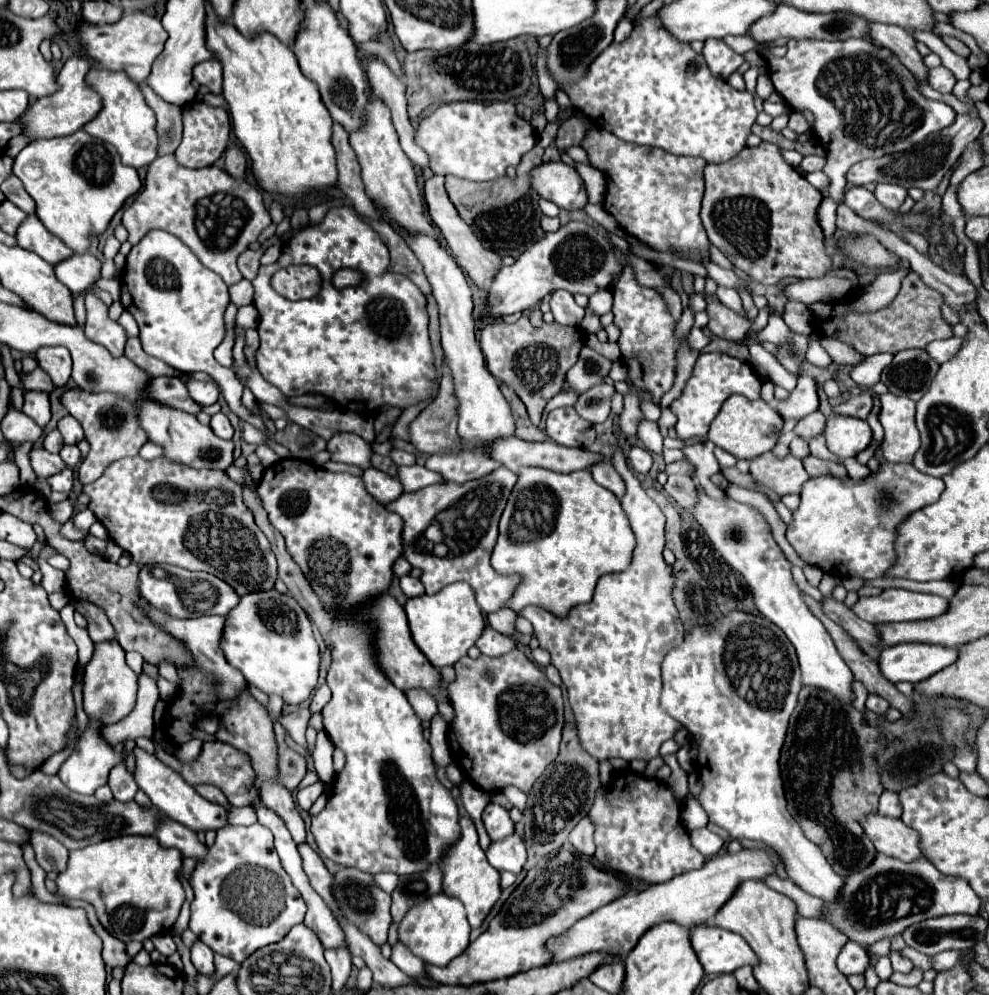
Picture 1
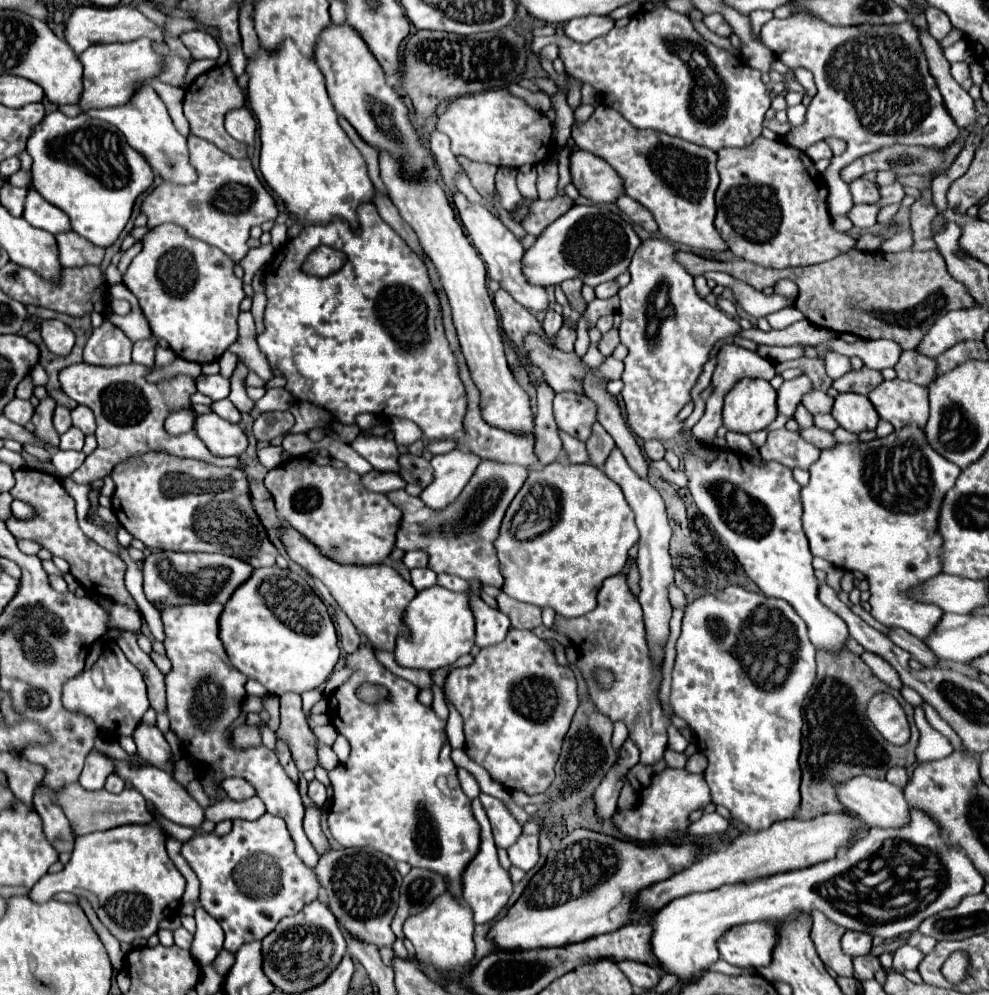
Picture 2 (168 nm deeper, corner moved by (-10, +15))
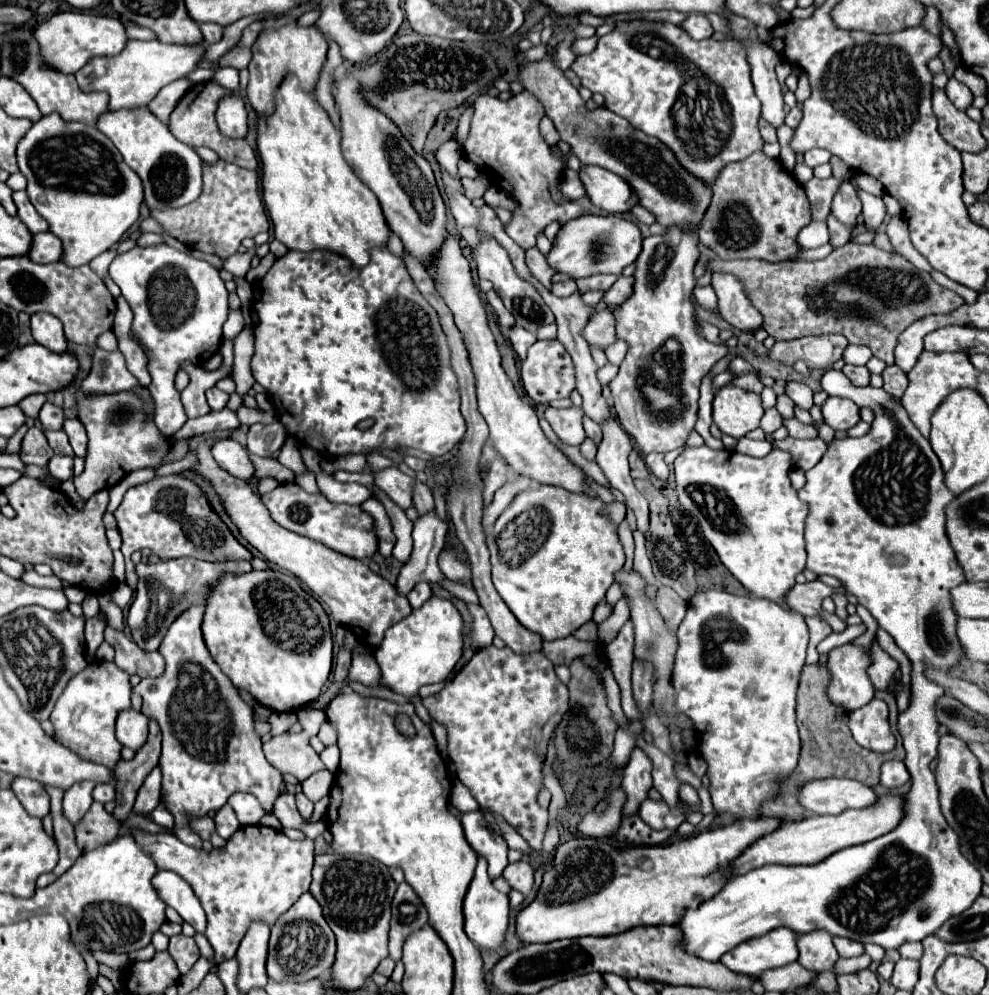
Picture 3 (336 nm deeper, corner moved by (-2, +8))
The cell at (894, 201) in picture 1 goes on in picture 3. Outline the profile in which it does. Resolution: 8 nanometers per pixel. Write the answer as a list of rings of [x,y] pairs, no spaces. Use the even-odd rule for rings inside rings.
[[[858,189],[858,197],[862,199],[862,215],[864,215],[864,225],[874,231],[880,227],[884,215],[886,215],[886,205],[882,201],[882,197],[870,195],[862,189]]]

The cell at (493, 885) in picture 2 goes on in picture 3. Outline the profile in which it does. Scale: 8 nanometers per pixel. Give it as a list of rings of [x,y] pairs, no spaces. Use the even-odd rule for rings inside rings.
[[[478,857],[478,867],[474,873],[474,879],[472,879],[468,893],[464,897],[464,931],[476,945],[486,947],[486,949],[494,949],[494,947],[502,945],[502,937],[504,937],[504,931],[508,927],[510,905],[508,905],[508,895],[500,893],[492,885],[492,879],[490,879],[486,869],[488,869],[486,859]]]

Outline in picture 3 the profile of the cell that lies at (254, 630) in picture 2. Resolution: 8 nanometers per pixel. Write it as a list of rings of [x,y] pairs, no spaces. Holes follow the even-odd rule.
[[[250,571],[244,575],[224,575],[216,591],[208,595],[202,633],[206,647],[234,687],[246,689],[254,699],[278,713],[298,711],[316,701],[332,669],[332,633],[322,605],[310,597],[294,575],[284,571]]]

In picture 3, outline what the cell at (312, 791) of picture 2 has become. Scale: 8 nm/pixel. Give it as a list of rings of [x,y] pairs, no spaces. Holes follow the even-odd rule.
[[[296,793],[296,805],[298,805],[298,811],[300,811],[304,817],[310,817],[310,815],[312,815],[314,803],[312,803],[304,793]]]

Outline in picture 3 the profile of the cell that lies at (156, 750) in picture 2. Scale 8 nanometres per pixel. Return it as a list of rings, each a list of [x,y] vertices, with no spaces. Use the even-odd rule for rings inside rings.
[[[134,709],[122,711],[116,719],[116,739],[124,747],[138,751],[148,739],[148,717]]]

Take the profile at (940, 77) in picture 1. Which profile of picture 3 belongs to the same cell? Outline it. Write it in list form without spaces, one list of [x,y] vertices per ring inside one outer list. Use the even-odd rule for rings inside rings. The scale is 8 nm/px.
[[[950,77],[950,79],[948,79],[946,95],[948,95],[948,99],[950,99],[960,111],[964,111],[964,109],[972,103],[972,91],[970,91],[964,83],[960,83],[956,77]]]

